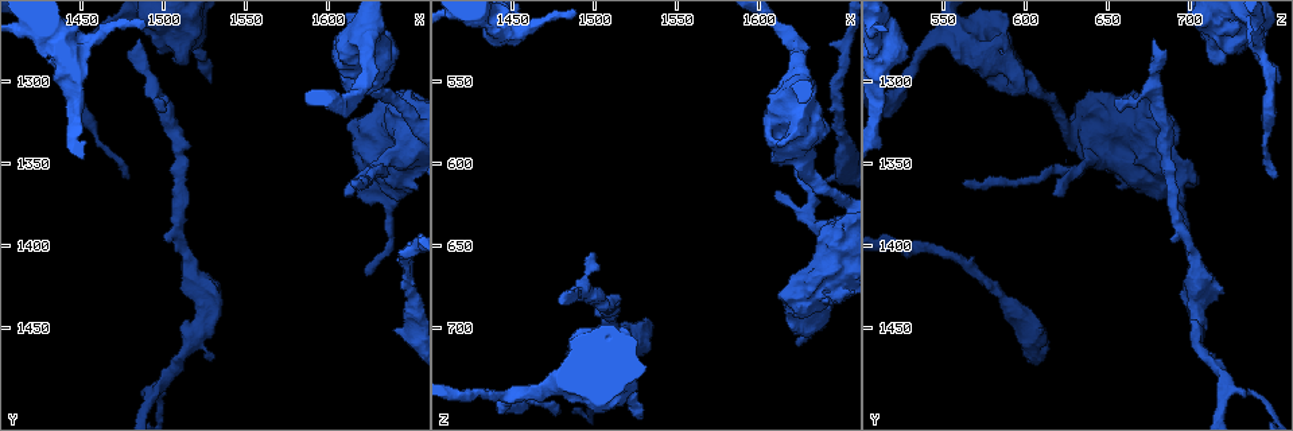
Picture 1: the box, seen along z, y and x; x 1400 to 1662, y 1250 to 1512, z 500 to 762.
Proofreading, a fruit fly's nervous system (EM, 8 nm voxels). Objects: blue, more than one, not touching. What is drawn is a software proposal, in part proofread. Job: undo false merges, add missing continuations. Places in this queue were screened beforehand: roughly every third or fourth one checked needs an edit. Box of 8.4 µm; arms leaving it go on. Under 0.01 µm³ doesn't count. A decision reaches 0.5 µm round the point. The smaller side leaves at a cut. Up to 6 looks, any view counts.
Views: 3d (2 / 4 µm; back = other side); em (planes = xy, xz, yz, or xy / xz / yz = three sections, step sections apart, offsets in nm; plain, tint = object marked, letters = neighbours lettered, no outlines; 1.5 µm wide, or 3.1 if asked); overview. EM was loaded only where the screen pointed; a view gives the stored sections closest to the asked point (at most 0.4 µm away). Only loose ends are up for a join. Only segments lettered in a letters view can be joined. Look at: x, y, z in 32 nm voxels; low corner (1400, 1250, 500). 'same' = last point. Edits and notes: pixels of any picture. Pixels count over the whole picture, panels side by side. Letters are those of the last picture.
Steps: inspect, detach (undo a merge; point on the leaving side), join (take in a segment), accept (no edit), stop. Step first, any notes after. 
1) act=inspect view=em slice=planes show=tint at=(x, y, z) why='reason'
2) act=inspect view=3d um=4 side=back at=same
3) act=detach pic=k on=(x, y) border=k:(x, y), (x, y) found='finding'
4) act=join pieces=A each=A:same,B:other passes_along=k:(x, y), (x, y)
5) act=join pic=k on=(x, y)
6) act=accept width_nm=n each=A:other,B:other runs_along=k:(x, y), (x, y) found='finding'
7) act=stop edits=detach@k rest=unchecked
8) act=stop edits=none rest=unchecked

act=inspect view=em slice=yz step=8 show=plain at=(1608, 1300, 600) why='free end'

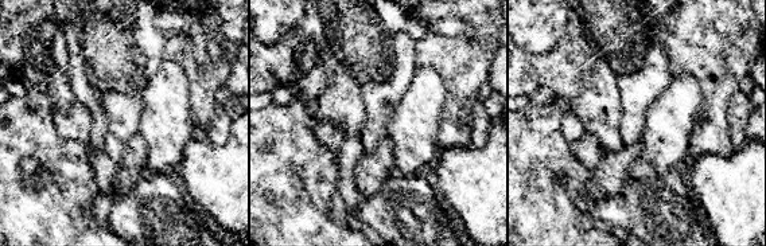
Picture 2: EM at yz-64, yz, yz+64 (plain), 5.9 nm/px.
act=inspect view=em slice=yz step=8 show=letters at=same

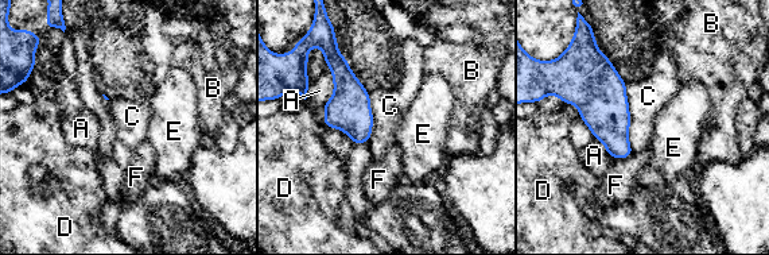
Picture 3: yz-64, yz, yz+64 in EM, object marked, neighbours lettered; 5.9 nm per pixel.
act=accept width_nm=180 each=A:other,B:other,C:other,D:other,E:other,F:other border=3:(625, 82), (633, 153) found='no lettered segment goes on from it'

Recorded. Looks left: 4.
act=inspect view=em slice=xy step=8 show=tint at=(1484, 1276, 678)

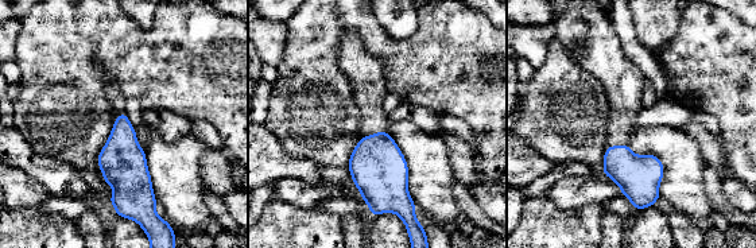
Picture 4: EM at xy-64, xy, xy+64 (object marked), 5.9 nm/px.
act=inspect view=em slice=planes show=letters at=same why='cut it another way'

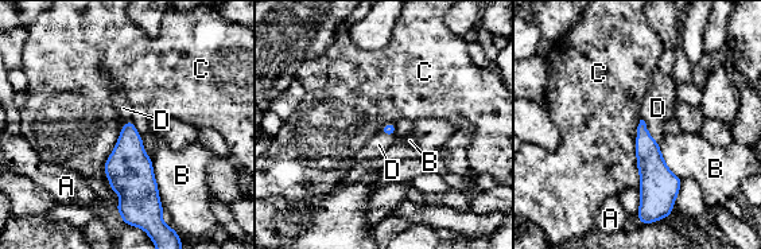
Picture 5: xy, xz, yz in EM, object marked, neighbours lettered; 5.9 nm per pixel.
act=join pieces=D longest_contact=C:420nm each=A:other,B:other,C:other,D:same found='the cell continues'

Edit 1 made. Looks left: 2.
act=inspect view=overview why='see it whole again'

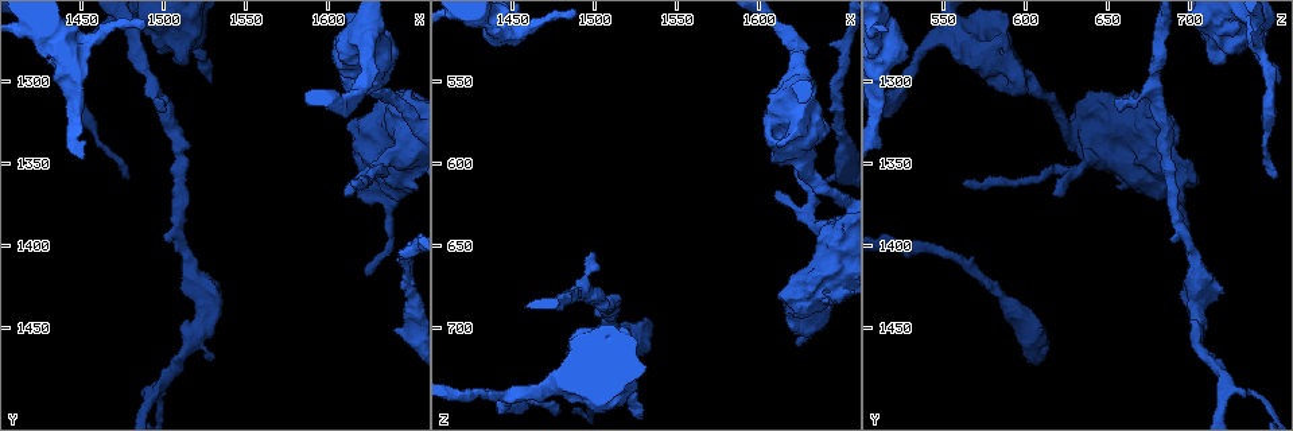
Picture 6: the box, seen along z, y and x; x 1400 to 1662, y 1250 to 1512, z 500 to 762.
act=inspect view=em slice=planes show=letters at=(1450, 1278, 742) why='thick turns thin'

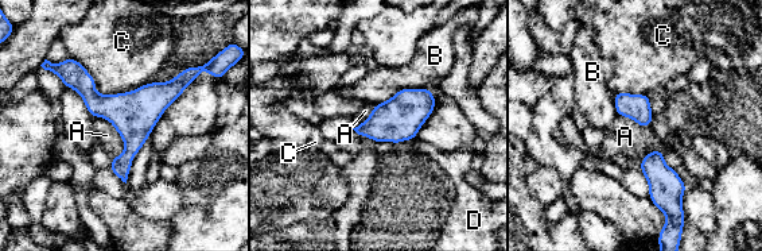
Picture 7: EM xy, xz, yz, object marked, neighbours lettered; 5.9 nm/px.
act=accept width_nm=260 each=A:other,B:other,C:other,D:other runs_along=7:(198, 69), (147, 104), (100, 104), (72, 76) found='all the same cell'

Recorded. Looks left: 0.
act=stop edits=join@5 rest=unchecked

